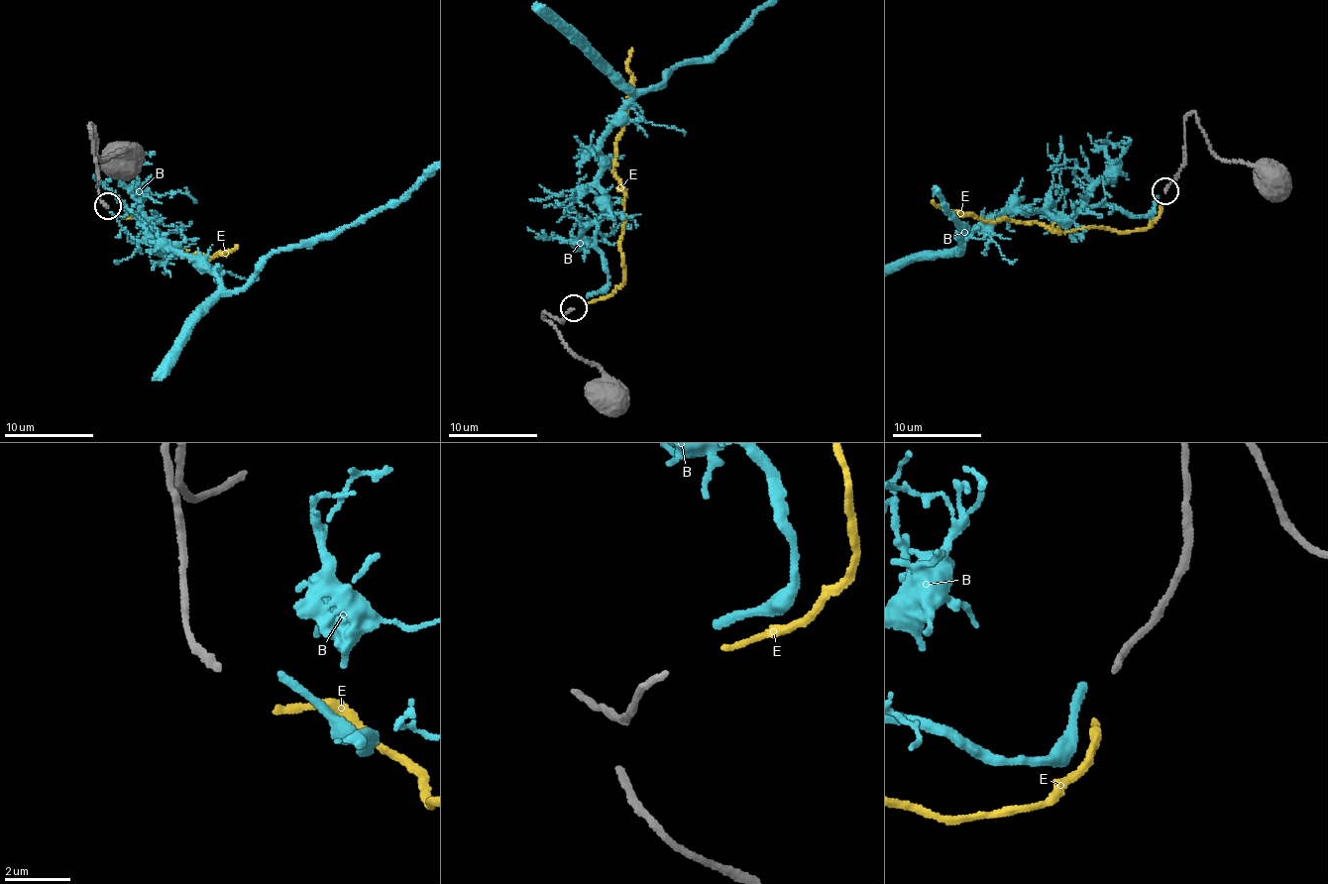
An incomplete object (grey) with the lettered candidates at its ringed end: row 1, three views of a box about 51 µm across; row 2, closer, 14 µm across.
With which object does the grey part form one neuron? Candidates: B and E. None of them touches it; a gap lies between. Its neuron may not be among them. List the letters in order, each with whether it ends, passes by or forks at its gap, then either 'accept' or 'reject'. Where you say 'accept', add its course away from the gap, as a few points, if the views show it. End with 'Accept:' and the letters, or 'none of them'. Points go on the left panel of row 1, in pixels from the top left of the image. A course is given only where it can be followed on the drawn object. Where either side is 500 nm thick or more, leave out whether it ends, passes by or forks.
B: it ends | accept
E: it ends | reject
Accept: B

